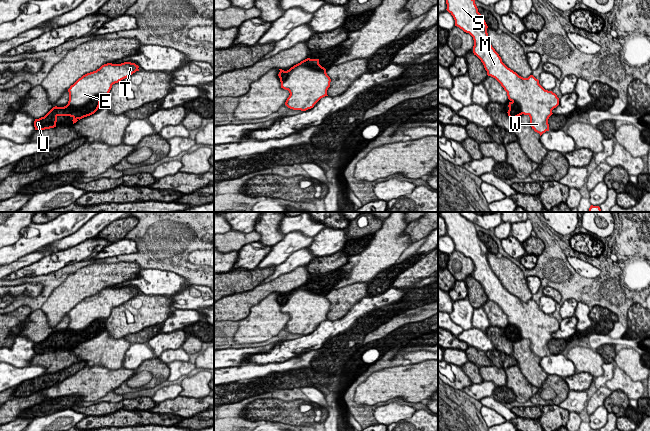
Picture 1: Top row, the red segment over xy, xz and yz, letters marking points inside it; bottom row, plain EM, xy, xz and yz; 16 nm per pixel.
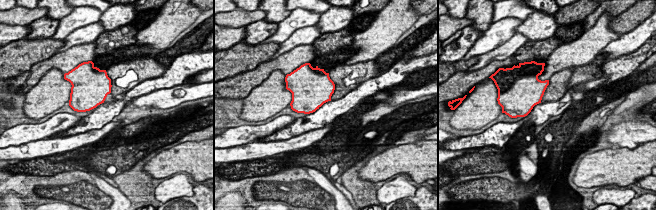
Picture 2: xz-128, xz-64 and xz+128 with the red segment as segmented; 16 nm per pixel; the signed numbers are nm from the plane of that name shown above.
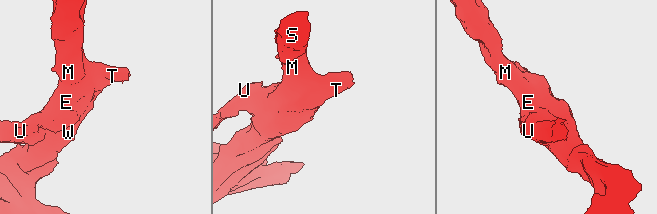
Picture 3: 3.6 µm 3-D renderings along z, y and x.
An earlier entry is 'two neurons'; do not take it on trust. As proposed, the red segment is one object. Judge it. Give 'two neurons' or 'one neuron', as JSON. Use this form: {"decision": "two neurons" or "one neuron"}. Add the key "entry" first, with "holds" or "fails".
{"entry": "holds", "decision": "two neurons"}

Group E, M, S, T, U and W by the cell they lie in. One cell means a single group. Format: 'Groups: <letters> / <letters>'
Groups: E M S T W / U

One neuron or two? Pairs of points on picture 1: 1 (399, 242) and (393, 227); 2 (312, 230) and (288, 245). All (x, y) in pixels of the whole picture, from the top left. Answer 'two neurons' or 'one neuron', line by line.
1: one neuron
2: two neurons

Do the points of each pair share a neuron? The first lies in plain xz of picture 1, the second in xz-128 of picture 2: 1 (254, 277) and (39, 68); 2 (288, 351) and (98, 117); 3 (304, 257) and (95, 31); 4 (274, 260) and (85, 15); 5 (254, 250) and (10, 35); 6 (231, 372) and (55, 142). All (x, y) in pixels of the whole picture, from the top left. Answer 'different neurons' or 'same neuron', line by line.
1: different neurons
2: same neuron
3: same neuron
4: same neuron
5: different neurons
6: same neuron

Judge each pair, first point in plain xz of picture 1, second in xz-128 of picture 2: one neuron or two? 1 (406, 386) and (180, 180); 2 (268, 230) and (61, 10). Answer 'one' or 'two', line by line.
1: two
2: one

